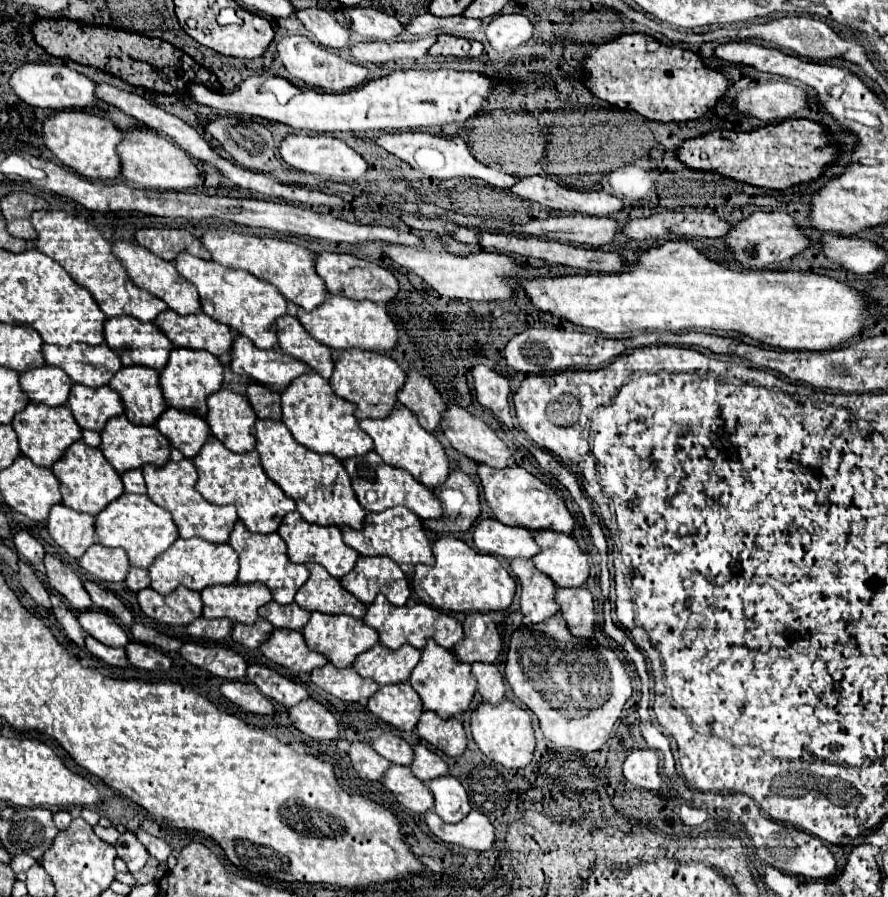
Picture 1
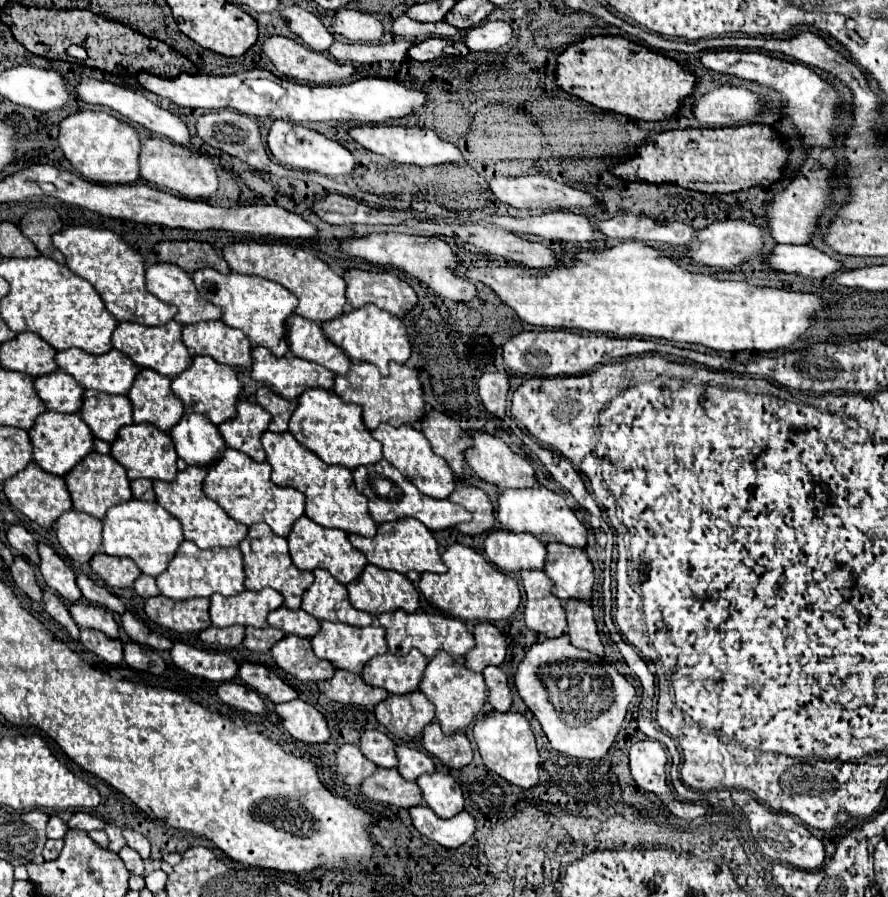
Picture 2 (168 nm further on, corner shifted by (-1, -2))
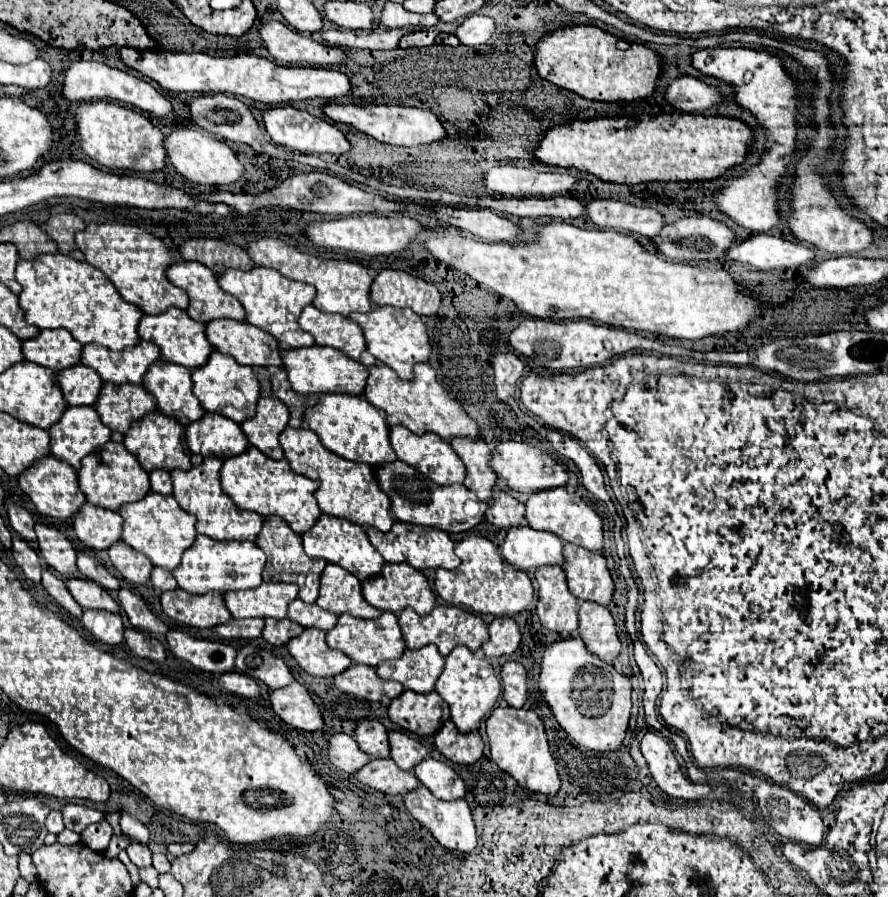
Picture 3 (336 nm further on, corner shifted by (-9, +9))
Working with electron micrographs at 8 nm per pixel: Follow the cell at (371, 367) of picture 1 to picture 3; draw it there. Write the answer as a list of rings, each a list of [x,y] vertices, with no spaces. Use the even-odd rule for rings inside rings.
[[[416,365],[414,369],[414,379],[412,381],[402,381],[390,367],[370,367],[370,377],[366,383],[364,397],[378,409],[386,411],[388,415],[388,425],[404,425],[416,435],[424,433],[436,433],[440,439],[446,443],[452,441],[454,437],[466,437],[466,439],[482,439],[480,427],[476,421],[472,421],[466,411],[454,401],[444,387],[436,379],[436,371],[430,365]]]

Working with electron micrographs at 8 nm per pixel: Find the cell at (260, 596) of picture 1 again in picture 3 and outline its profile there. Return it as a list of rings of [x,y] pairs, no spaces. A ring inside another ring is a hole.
[[[262,583],[258,589],[244,593],[226,593],[226,607],[234,619],[260,617],[260,619],[284,619],[288,603],[298,597],[298,585],[294,583]]]

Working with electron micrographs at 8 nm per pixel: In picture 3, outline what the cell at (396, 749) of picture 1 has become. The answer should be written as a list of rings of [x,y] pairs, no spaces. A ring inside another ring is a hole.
[[[362,721],[354,731],[358,747],[370,757],[390,757],[388,731],[380,721]]]

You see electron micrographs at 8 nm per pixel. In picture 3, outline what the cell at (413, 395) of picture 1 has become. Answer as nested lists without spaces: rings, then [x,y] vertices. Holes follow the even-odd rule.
[[[450,441],[452,449],[466,465],[466,479],[464,485],[474,491],[480,501],[488,501],[496,487],[498,475],[492,473],[490,467],[490,449],[484,441]]]

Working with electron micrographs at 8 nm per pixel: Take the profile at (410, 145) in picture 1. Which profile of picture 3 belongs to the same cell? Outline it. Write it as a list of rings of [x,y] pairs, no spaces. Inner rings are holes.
[[[326,103],[322,107],[322,113],[336,123],[346,123],[358,129],[360,133],[366,133],[374,137],[380,143],[388,145],[402,145],[402,147],[418,147],[428,145],[434,141],[442,141],[446,137],[446,131],[438,117],[428,109],[416,109],[416,107],[398,107],[398,105],[342,105],[342,103]]]

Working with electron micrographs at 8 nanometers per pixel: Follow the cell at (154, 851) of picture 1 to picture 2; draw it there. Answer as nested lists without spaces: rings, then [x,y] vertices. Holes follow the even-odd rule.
[[[126,828],[126,830],[124,830],[124,838],[126,838],[126,844],[128,844],[130,848],[134,848],[144,860],[150,858],[150,842],[146,840],[146,836],[142,836],[140,832],[134,832],[134,830]]]

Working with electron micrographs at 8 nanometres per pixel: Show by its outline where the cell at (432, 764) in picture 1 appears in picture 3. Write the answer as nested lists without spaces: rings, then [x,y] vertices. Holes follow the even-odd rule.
[[[390,731],[388,741],[390,741],[390,757],[404,771],[410,771],[416,763],[420,763],[422,759],[428,757],[426,747],[422,743],[418,743],[416,739],[408,737],[406,733]]]

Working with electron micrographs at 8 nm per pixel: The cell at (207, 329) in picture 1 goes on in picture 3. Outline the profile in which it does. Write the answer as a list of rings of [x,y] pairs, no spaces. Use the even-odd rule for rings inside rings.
[[[216,319],[206,325],[208,341],[220,351],[232,355],[240,365],[248,367],[282,367],[278,341],[246,321]]]

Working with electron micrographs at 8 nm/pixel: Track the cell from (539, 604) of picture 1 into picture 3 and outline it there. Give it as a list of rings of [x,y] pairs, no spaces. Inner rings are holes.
[[[540,567],[534,573],[538,581],[536,613],[540,623],[552,633],[572,633],[578,629],[578,599],[566,587],[562,567]]]

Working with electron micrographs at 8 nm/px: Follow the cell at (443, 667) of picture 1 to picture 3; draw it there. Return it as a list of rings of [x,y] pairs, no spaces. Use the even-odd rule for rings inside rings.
[[[456,647],[446,657],[444,671],[436,681],[436,693],[448,703],[452,721],[456,723],[460,733],[472,733],[480,729],[480,723],[484,721],[484,717],[492,713],[500,691],[502,691],[500,679],[494,667],[486,661],[486,657],[480,657],[464,647]]]

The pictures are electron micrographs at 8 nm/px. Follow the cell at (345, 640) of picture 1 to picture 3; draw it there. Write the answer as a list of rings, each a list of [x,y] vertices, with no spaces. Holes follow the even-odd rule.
[[[382,613],[378,619],[370,619],[370,621],[362,621],[352,615],[340,615],[336,627],[326,633],[326,641],[332,649],[346,653],[354,663],[362,663],[370,667],[378,667],[380,661],[384,659],[398,659],[406,649],[406,643],[398,625],[398,617],[392,613]]]

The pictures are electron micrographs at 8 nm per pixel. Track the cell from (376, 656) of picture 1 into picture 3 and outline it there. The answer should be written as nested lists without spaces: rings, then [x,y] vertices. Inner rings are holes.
[[[426,645],[418,651],[404,651],[404,657],[394,661],[382,661],[376,673],[386,681],[398,681],[404,689],[416,693],[430,693],[436,679],[444,669],[444,657],[434,645]]]

